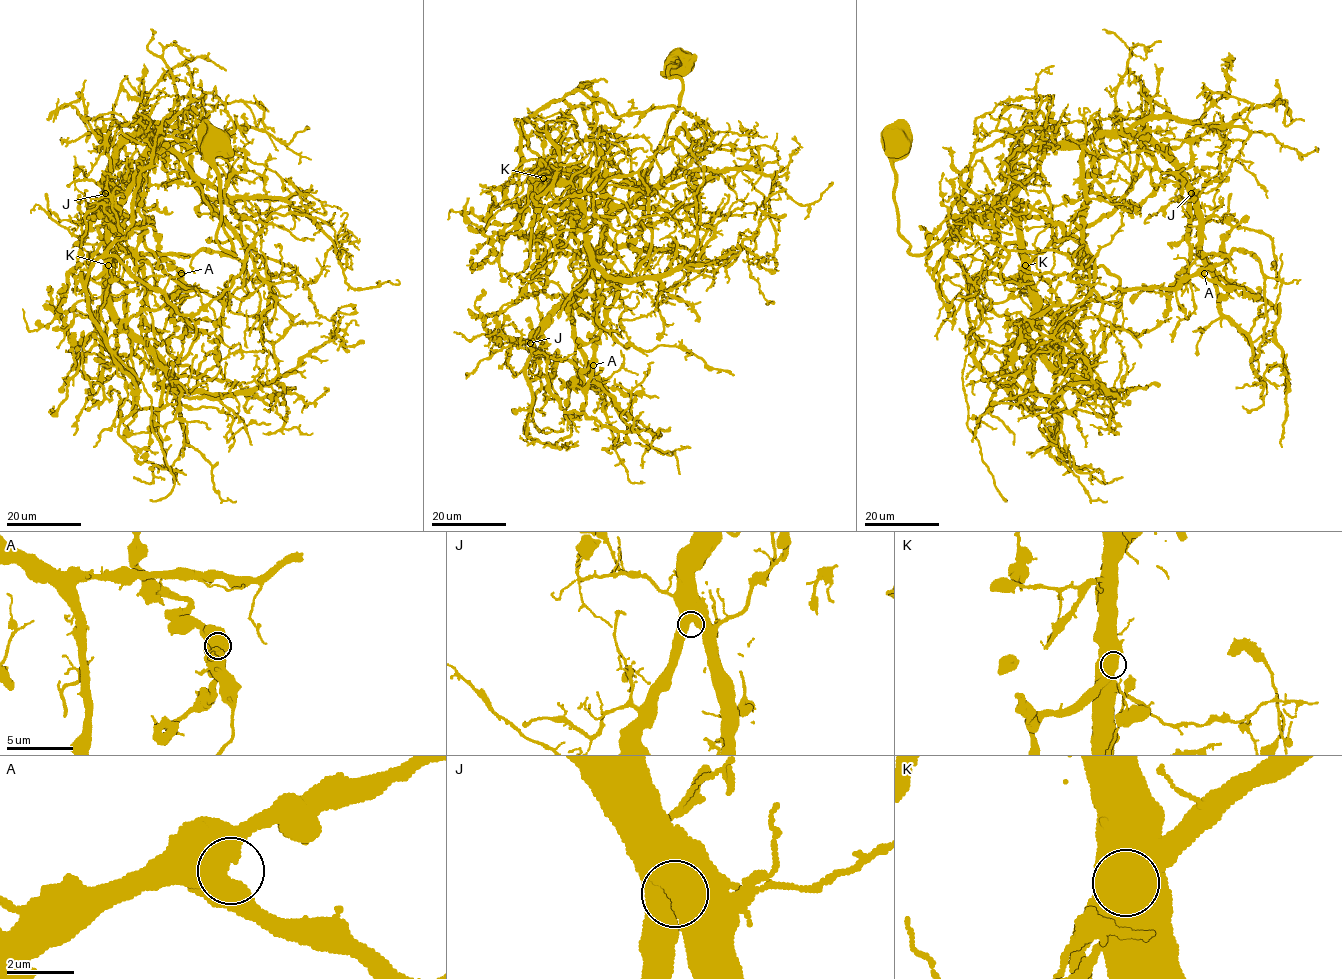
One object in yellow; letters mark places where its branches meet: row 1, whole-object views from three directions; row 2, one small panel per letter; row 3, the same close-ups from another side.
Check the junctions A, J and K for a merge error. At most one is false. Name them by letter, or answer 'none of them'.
K

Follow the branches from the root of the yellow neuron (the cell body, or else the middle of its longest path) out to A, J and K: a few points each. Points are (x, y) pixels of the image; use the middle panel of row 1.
A: (678, 56), (680, 105), (644, 185), (616, 205), (583, 172), (571, 202), (591, 275), (618, 287), (593, 365)
J: (678, 56), (668, 75), (682, 83), (680, 105), (644, 185), (611, 214), (601, 256), (530, 343)
K: (678, 56), (668, 75), (682, 83), (680, 105), (635, 195), (616, 205), (591, 172), (553, 171), (543, 178)

